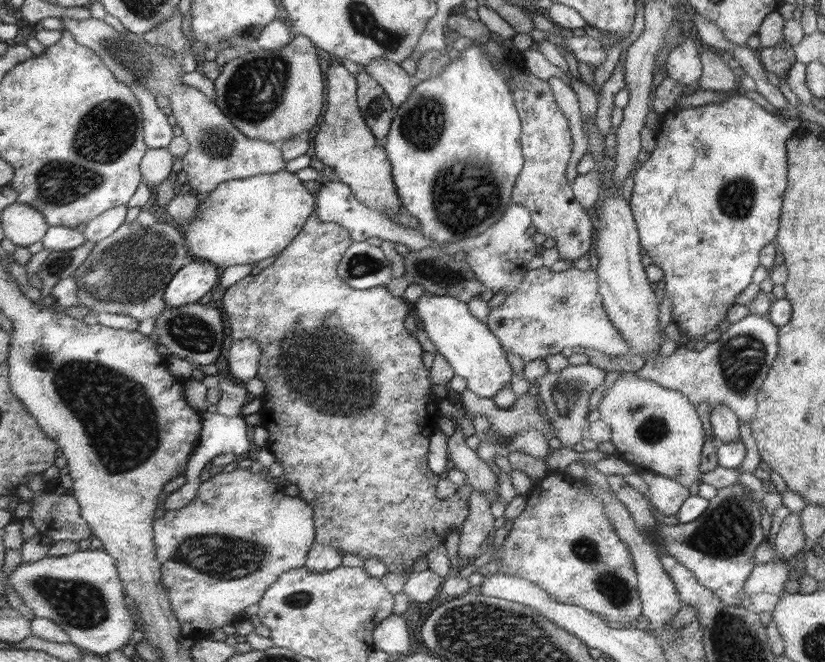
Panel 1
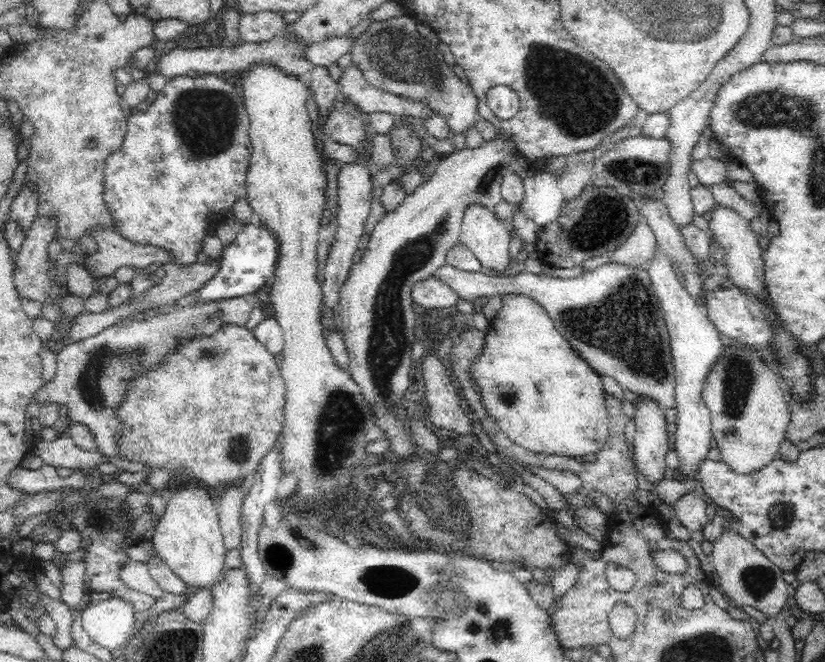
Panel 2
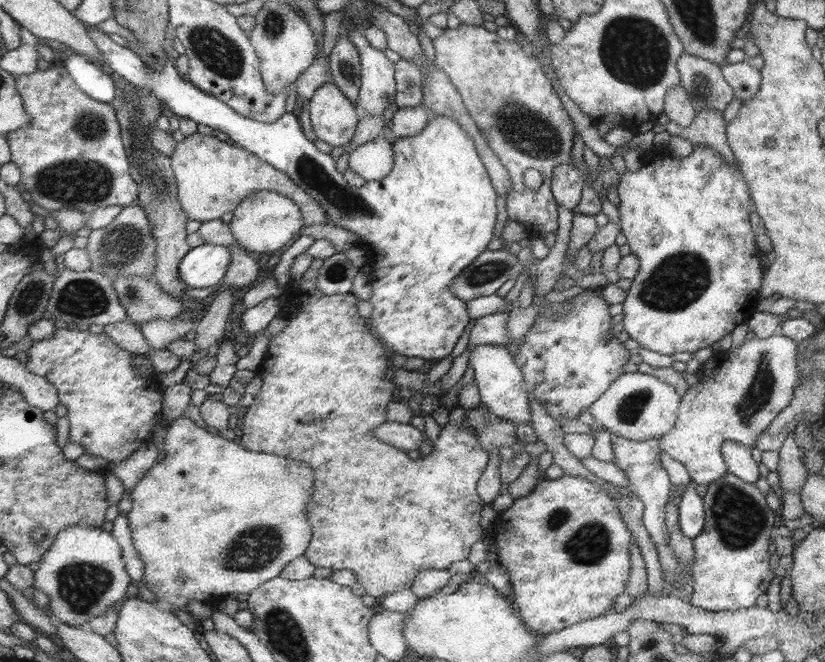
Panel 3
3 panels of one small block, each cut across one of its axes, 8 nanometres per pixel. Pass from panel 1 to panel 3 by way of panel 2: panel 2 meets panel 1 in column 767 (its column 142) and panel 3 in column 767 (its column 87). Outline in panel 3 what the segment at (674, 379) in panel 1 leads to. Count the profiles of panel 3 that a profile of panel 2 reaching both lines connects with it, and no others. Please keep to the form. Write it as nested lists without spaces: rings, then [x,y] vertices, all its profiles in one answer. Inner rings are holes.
[[[774,334],[768,338],[754,337],[741,346],[714,353],[695,370],[698,381],[683,394],[675,427],[663,435],[659,444],[665,454],[685,466],[691,481],[696,482],[696,485],[709,485],[728,474],[727,462],[723,460],[722,454],[724,443],[738,442],[752,450],[755,448],[755,440],[790,406],[795,388],[799,384],[798,347],[797,341],[782,334]]]

